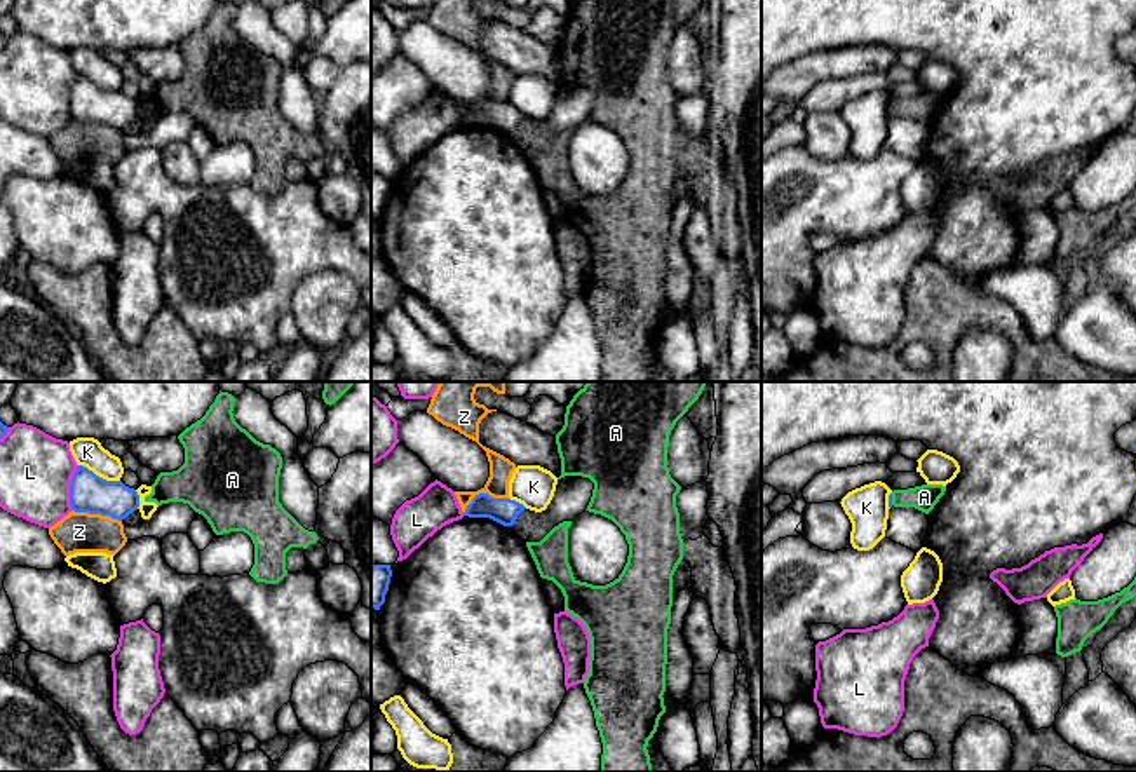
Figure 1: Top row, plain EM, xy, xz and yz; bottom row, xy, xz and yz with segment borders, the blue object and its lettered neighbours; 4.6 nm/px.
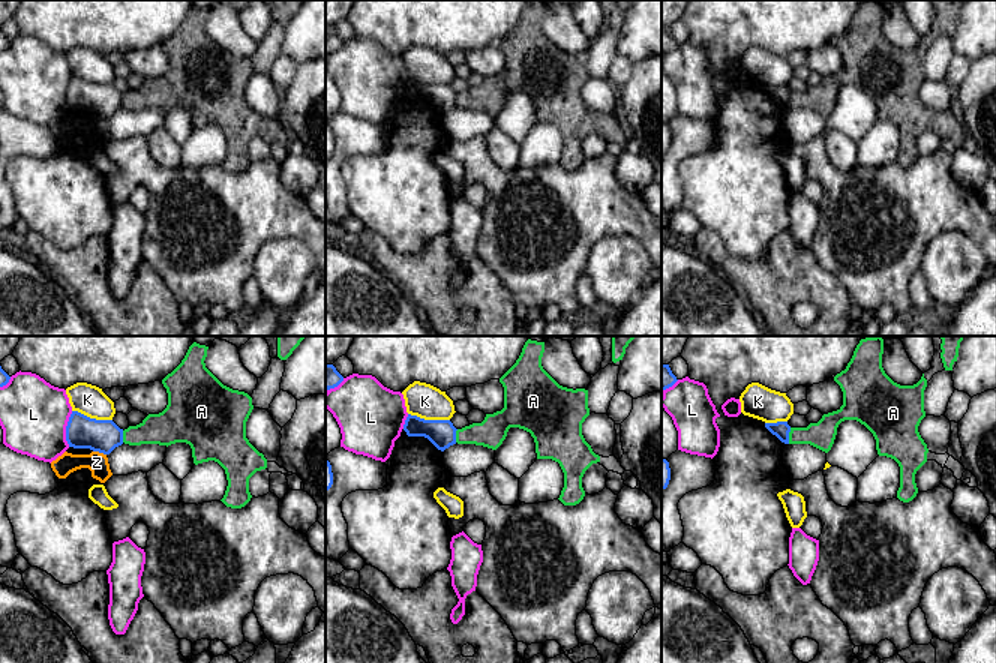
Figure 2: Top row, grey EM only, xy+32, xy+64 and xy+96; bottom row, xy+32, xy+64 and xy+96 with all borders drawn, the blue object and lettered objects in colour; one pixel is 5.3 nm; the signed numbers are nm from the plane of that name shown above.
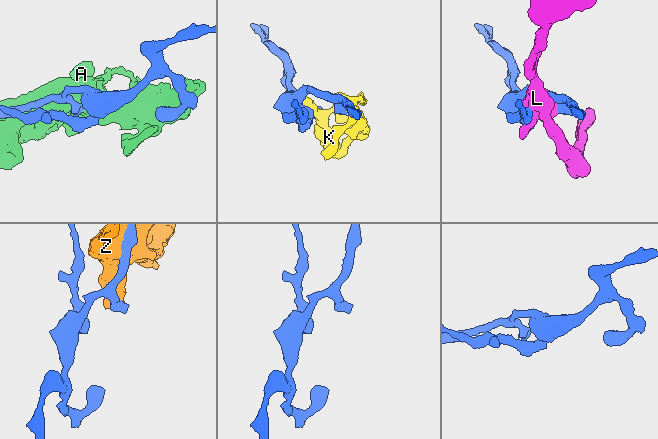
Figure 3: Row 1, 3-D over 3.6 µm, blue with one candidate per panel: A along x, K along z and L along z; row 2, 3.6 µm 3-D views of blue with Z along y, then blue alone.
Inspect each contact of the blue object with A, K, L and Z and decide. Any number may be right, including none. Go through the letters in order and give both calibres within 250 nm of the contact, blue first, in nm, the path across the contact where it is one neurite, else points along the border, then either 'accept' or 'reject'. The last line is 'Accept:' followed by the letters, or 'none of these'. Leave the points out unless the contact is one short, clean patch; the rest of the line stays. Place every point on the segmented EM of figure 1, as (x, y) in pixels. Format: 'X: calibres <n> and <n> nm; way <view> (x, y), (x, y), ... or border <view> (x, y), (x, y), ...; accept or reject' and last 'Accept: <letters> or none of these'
A: calibres 20 and 120 nm; border yz (891, 494), (892, 504); reject
K: calibres 180 and 140 nm; border xy (77, 464), (107, 480), (119, 481); reject
L: calibres 180 and 340 nm; reject
Z: calibres 180 and 190 nm; reject
Accept: none of these

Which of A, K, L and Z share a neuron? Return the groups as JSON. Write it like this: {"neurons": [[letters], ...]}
{"neurons": [["A"], ["K"], ["L"], ["Z"]]}

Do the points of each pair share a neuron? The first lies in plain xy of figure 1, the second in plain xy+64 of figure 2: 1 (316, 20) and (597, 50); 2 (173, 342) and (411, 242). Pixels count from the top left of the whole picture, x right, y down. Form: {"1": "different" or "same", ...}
{"1": "same", "2": "different"}

